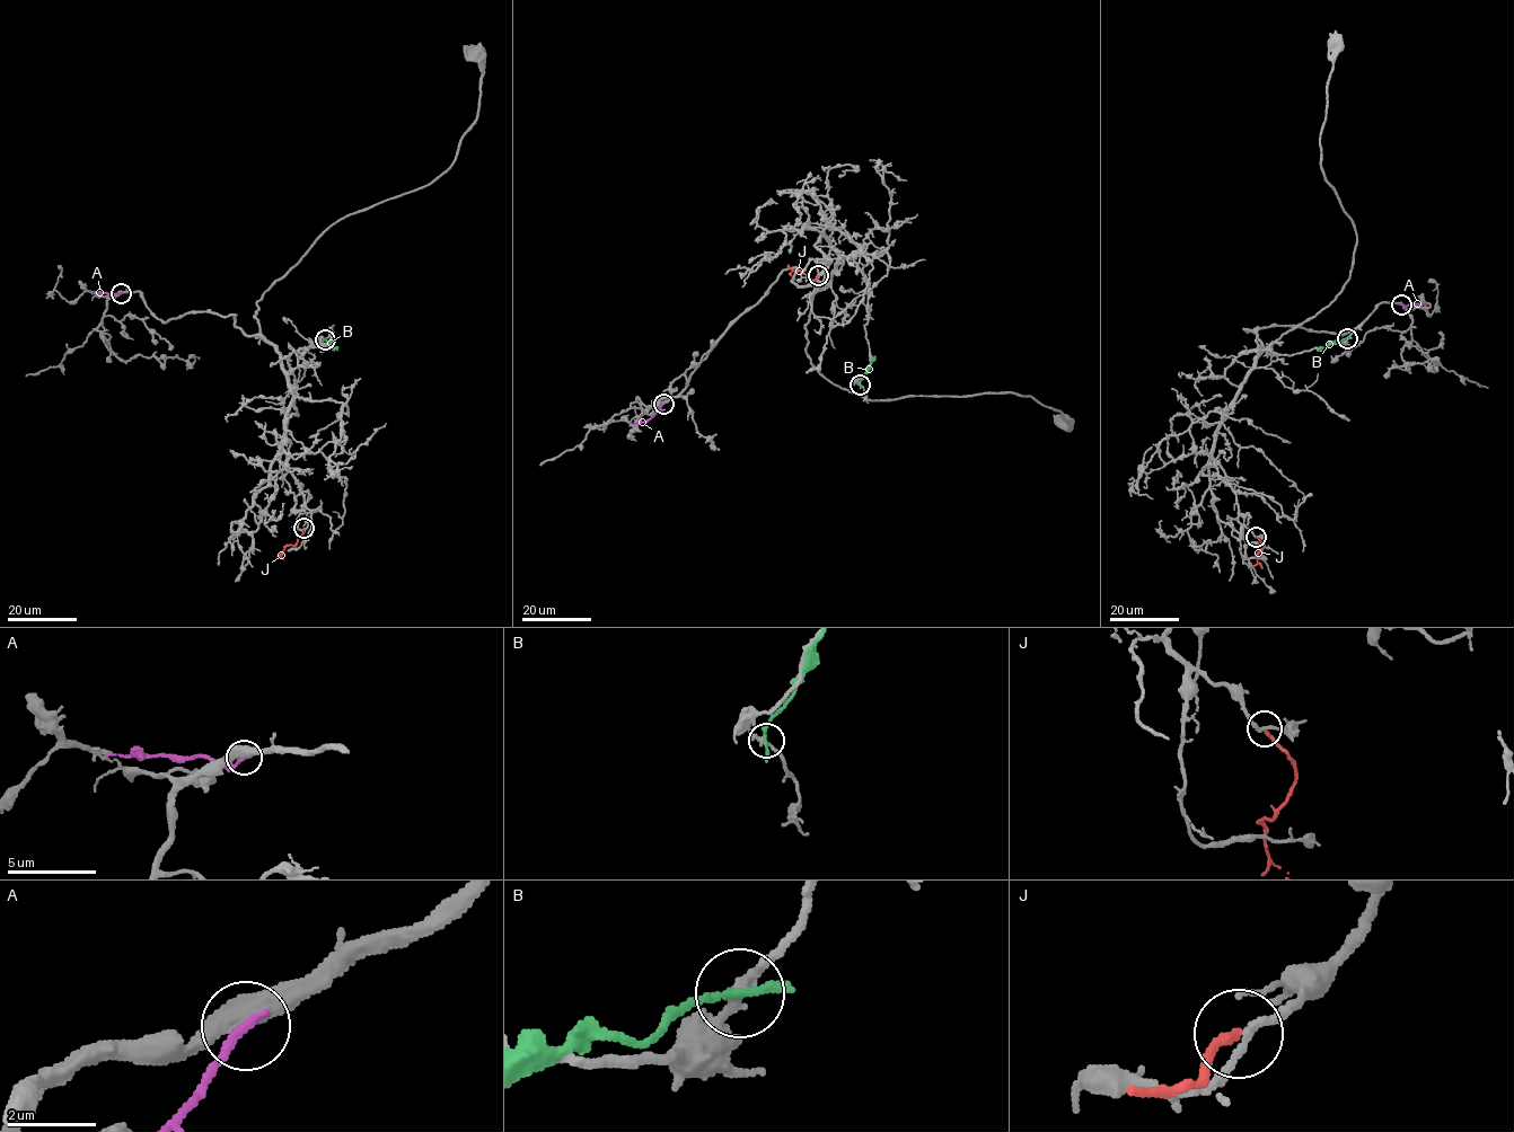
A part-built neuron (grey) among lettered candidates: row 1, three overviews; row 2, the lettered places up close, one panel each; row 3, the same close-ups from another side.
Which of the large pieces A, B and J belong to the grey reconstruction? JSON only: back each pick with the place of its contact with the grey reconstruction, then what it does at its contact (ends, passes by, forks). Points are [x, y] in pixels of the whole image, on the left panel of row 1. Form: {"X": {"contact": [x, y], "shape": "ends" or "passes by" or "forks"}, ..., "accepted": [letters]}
{"accepted": []}

